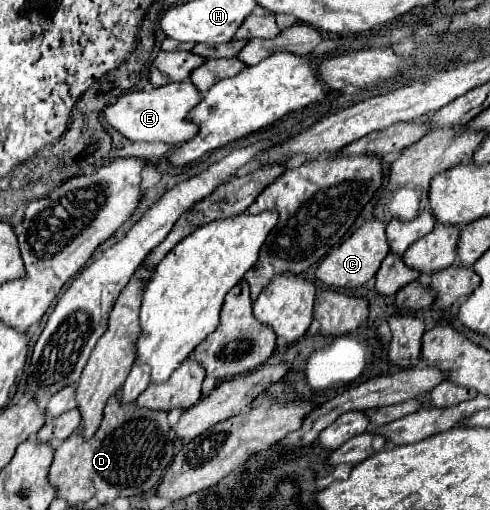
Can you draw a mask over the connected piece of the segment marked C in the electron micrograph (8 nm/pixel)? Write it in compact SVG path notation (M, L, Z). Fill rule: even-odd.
M370 219L360 229L356 229L352 237L346 239L338 249L334 249L324 257L324 261L316 271L316 279L322 281L326 287L334 287L340 291L354 291L356 287L364 285L378 273L380 263L388 253L390 251L388 251L388 239L386 239L386 223L380 219Z

